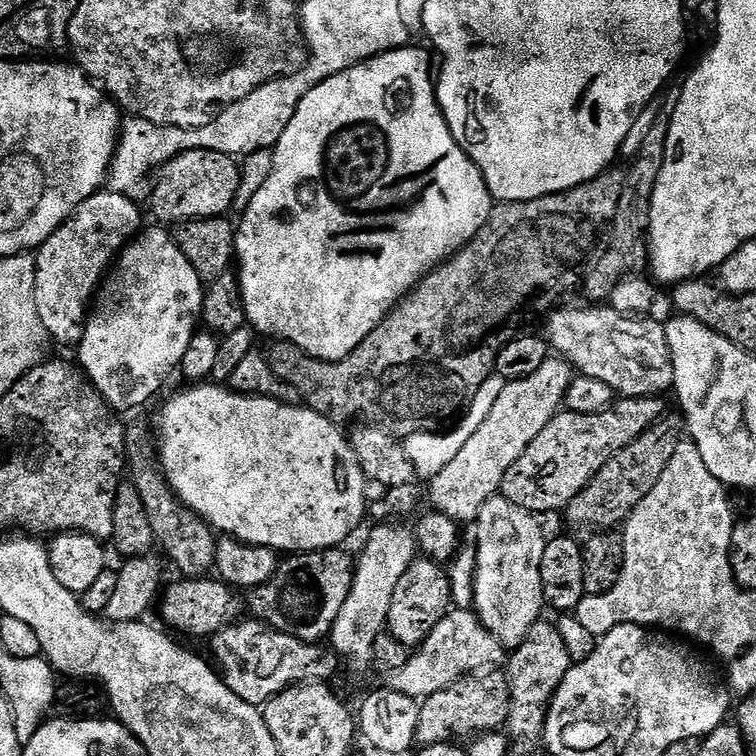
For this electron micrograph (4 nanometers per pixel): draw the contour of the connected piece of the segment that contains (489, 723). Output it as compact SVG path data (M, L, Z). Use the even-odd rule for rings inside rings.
M503 671L496 672L493 676L484 675L488 674L465 676L448 688L438 690L438 694L423 697L418 714L417 745L452 742L457 739L455 736L460 736L463 732L496 730L505 723L512 693L508 688L507 675Z

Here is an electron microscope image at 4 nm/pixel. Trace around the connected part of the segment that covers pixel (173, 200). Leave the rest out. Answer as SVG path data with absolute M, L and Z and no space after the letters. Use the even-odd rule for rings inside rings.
M190 150L175 156L155 173L150 188L152 216L157 225L179 226L191 220L214 220L229 215L240 192L240 168L235 159L221 152Z

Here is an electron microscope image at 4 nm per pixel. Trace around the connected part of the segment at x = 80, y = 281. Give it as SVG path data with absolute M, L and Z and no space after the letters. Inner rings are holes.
M111 190L95 192L86 198L72 211L71 216L61 224L45 244L41 244L35 253L36 281L34 282L34 302L38 310L38 318L42 318L42 326L49 337L52 336L60 344L79 345L84 337L84 325L90 315L90 305L116 257L136 239L141 231L140 207L137 201Z

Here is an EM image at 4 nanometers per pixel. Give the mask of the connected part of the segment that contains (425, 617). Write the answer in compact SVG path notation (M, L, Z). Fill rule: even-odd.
M416 558L395 587L386 631L394 638L398 638L402 646L415 650L432 633L434 626L442 622L442 618L448 615L452 607L447 571L441 565L435 564L433 560Z

